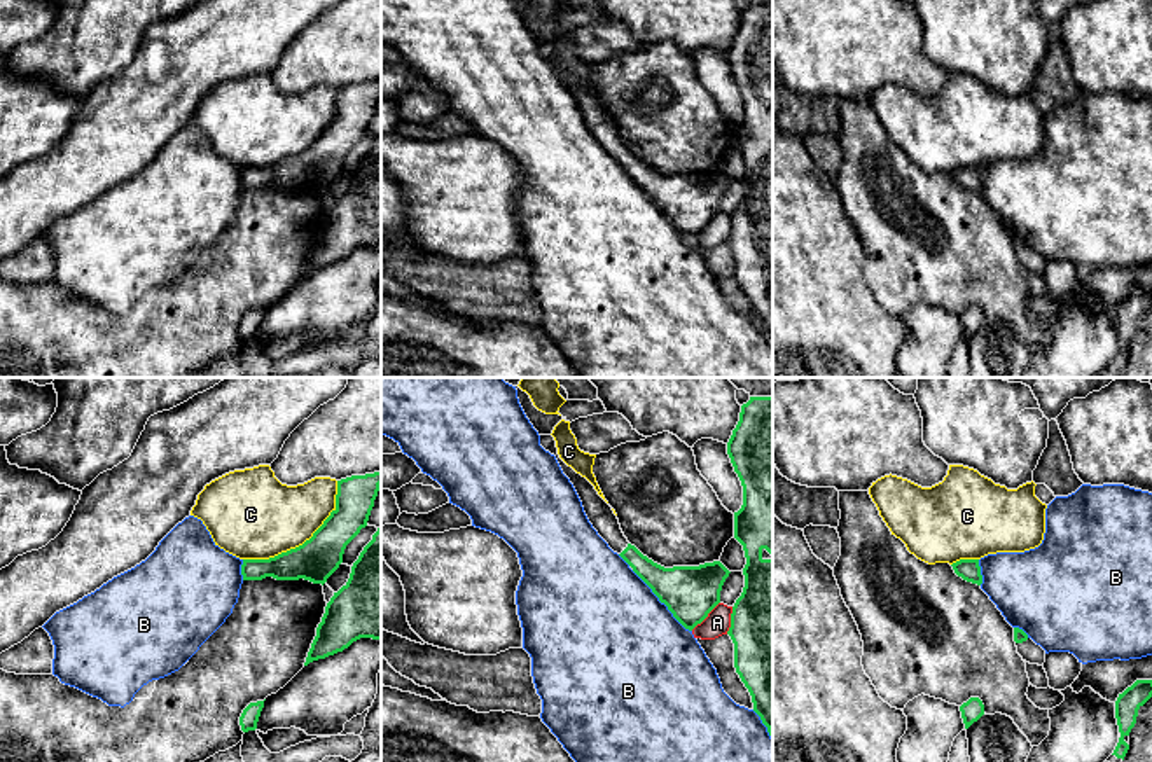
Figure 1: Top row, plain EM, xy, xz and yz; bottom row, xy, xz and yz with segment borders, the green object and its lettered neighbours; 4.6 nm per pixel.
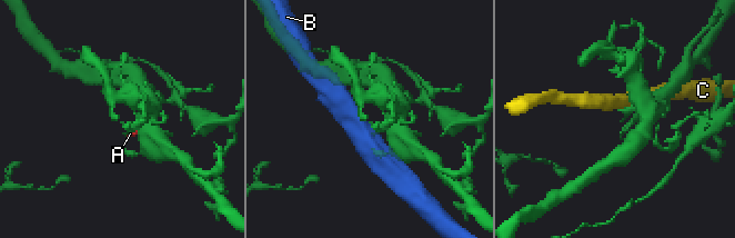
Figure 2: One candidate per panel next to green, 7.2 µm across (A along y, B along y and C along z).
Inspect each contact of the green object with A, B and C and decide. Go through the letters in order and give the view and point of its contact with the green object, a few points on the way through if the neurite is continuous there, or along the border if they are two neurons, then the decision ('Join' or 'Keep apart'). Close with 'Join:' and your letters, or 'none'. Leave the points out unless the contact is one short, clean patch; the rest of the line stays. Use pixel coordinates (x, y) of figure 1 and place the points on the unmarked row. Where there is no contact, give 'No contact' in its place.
A: Touches green at xz (705, 226). Keep apart
B: Touches green at xz (661, 210). Keep apart
C: Touches green at xy (306, 149). Keep apart
Join: none

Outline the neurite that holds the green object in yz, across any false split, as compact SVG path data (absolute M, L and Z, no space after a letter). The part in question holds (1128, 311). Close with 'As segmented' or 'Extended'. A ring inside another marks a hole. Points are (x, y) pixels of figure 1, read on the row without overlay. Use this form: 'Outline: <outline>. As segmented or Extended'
Outline: M1136 288L1115 309L1115 327L1119 334L1119 351L1112 364L1117 367L1126 365L1129 353L1124 350L1136 332L1138 318L1152 306L1152 288Z. As segmented

